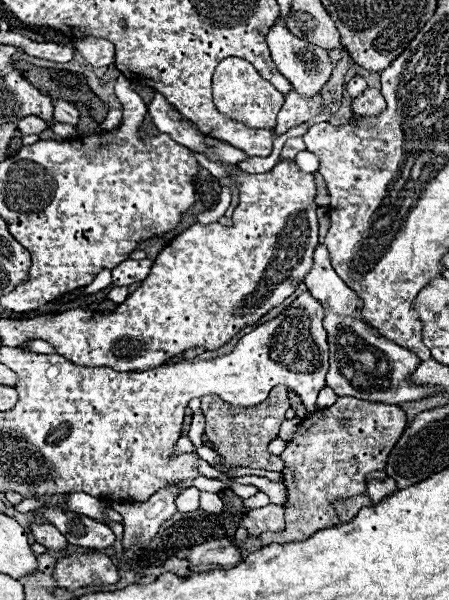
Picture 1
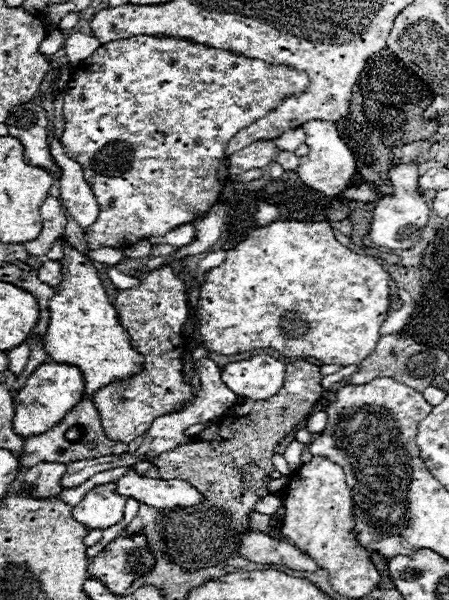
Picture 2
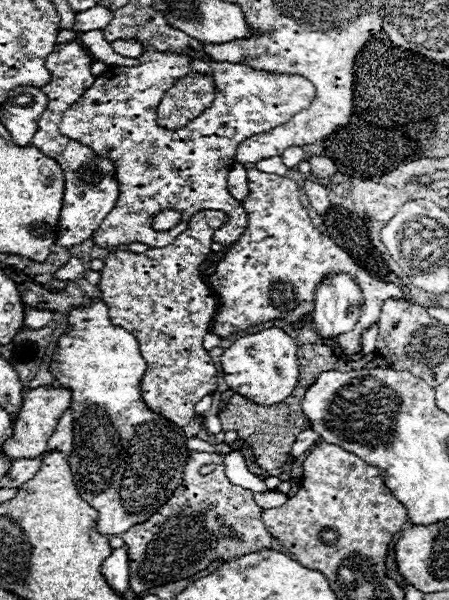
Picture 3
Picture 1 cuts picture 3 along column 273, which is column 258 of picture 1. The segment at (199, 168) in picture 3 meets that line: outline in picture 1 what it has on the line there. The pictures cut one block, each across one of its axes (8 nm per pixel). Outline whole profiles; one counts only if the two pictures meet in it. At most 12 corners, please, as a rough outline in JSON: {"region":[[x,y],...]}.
{"region":[[224,58],[214,106],[248,128],[276,128],[284,104],[250,62]]}

